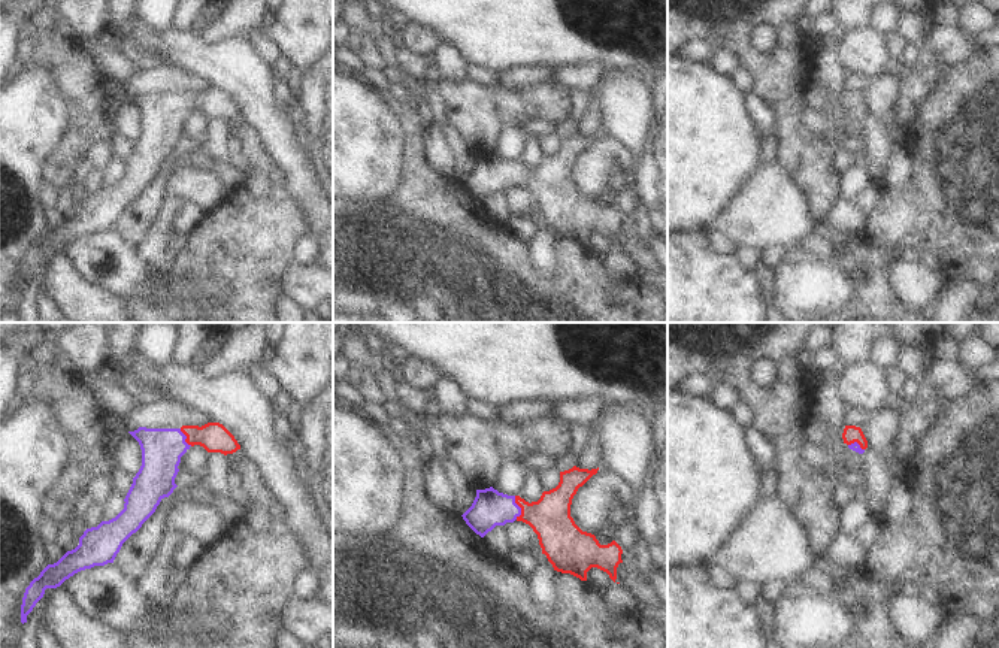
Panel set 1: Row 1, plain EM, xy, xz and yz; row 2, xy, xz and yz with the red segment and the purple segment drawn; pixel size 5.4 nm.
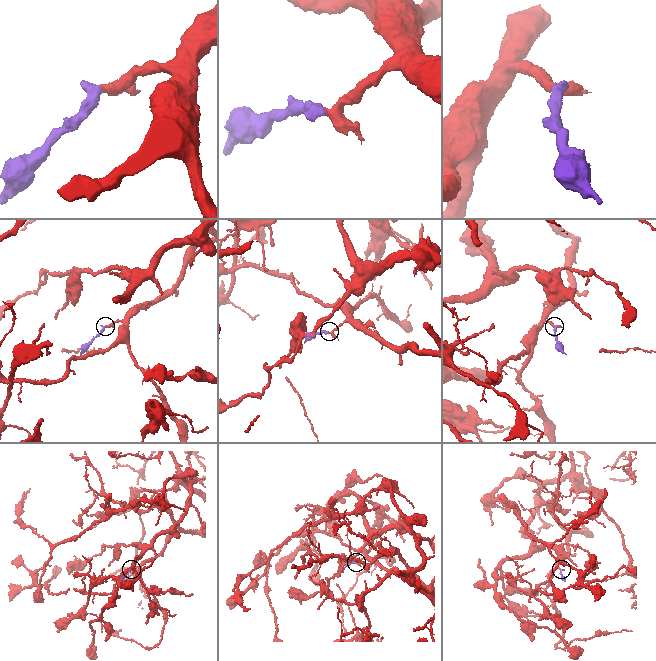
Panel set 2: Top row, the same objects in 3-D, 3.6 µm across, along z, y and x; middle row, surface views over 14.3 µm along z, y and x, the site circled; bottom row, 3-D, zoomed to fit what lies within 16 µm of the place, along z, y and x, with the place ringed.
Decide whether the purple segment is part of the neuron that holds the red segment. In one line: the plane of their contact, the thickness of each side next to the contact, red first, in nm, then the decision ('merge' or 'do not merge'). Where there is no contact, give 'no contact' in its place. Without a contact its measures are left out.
meets red in xz; 220 nm thick on the red side, 200 nm on the other; merge

